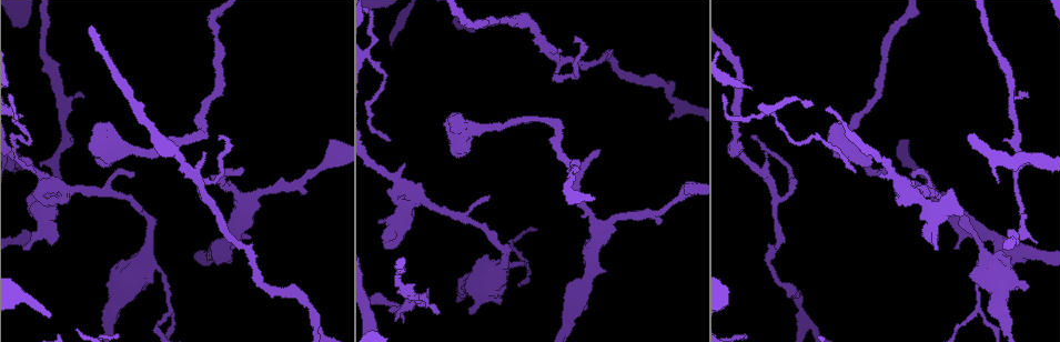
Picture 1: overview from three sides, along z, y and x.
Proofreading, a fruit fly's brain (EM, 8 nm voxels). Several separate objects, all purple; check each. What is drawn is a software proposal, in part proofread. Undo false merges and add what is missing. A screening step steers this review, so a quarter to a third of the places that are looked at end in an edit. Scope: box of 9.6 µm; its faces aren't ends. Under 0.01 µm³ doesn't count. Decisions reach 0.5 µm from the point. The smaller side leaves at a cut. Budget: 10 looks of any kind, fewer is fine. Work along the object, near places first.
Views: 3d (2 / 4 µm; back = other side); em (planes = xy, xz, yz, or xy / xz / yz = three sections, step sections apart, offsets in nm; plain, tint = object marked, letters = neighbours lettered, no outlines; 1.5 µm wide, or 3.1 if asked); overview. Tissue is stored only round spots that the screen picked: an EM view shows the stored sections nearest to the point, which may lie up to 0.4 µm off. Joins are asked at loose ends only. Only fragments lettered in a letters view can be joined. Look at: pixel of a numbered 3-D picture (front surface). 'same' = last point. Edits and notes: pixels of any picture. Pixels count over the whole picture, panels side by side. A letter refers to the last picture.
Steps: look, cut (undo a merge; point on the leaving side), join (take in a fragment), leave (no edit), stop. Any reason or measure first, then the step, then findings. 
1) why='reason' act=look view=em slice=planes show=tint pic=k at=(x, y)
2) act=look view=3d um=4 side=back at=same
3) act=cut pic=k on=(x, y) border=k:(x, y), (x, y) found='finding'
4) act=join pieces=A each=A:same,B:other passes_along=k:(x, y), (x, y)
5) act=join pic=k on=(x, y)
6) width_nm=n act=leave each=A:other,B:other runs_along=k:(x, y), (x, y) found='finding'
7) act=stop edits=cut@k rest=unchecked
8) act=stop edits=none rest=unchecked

act=look view=em slice=xz step=4 show=tint pic=1 at=(169, 309)

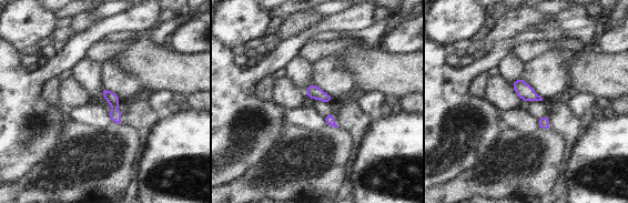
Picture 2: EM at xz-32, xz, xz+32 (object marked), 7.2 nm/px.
act=look view=em slice=planes show=letters at=same

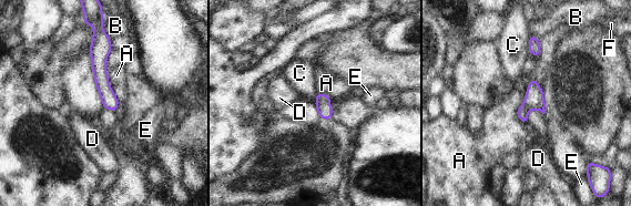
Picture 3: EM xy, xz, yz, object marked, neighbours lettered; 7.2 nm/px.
width_nm=110 act=leave each=A:other,B:other,C:other,D:other,E:other,F:other runs_along=3:(99, 34), (99, 72), (112, 107) found='one neuron here'

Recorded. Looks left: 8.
why='branch stops here' act=look view=3d um=2 pic=1 at=(866, 166)

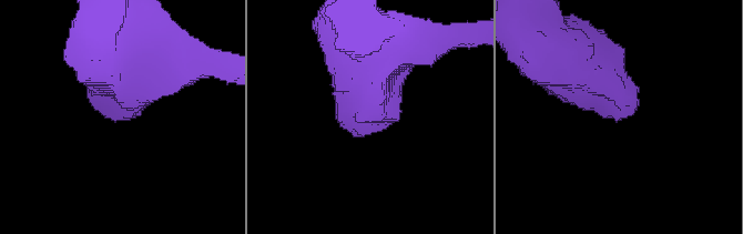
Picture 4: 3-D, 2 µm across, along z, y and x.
why='shape alone is not enough' act=look view=em slice=planes show=letters pic=4 at=(617, 120)

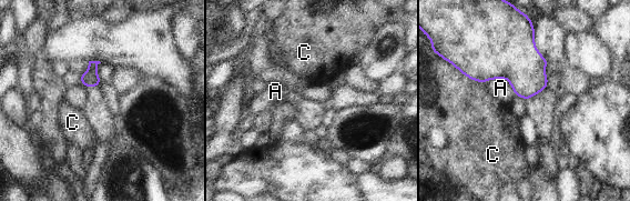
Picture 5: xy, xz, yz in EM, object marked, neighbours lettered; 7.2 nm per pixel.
act=leave each=A:other,C:other border=5:(480, 82), (506, 79), (516, 94) found='no lettered fragment goes on from it'

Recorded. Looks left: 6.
why='an open end' act=look view=3d um=4 pic=1 at=(26, 248)

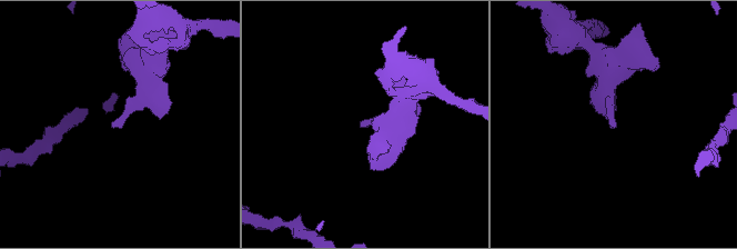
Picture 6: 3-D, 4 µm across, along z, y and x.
why='shape alone is not enough' act=look view=em slice=yz step=8 show=letters pic=6 at=(362, 126)

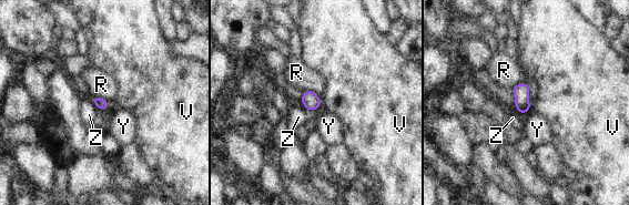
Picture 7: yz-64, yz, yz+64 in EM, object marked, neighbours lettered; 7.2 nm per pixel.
why='cut it another way' act=look view=em slice=planes show=letters at=same

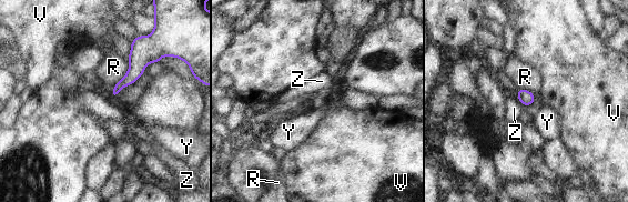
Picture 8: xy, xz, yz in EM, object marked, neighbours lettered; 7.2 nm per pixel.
act=leave each=R:other,V:other,Y:other,Z:other border=8:(129, 58), (128, 71), (114, 84) found='no lettered fragment goes on from it'

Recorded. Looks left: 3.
act=look view=em slice=yz step=8 show=tint pic=1 at=(555, 121)

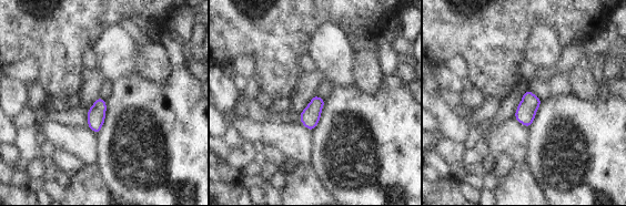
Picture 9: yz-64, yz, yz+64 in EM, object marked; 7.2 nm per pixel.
act=look view=em slice=planes show=letters at=same

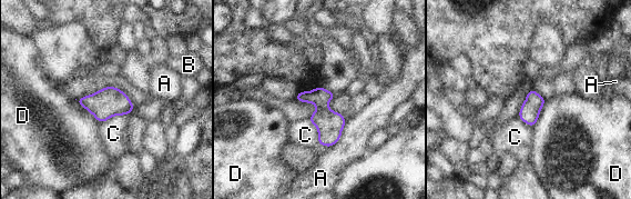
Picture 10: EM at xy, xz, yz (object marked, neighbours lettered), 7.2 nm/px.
longest_contact=D:260nm act=leave each=A:other,B:other,C:other,D:other border=10:(128, 113), (111, 116), (100, 122) found='one neuron here'

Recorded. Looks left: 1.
act=stop edits=none rest=unchecked

